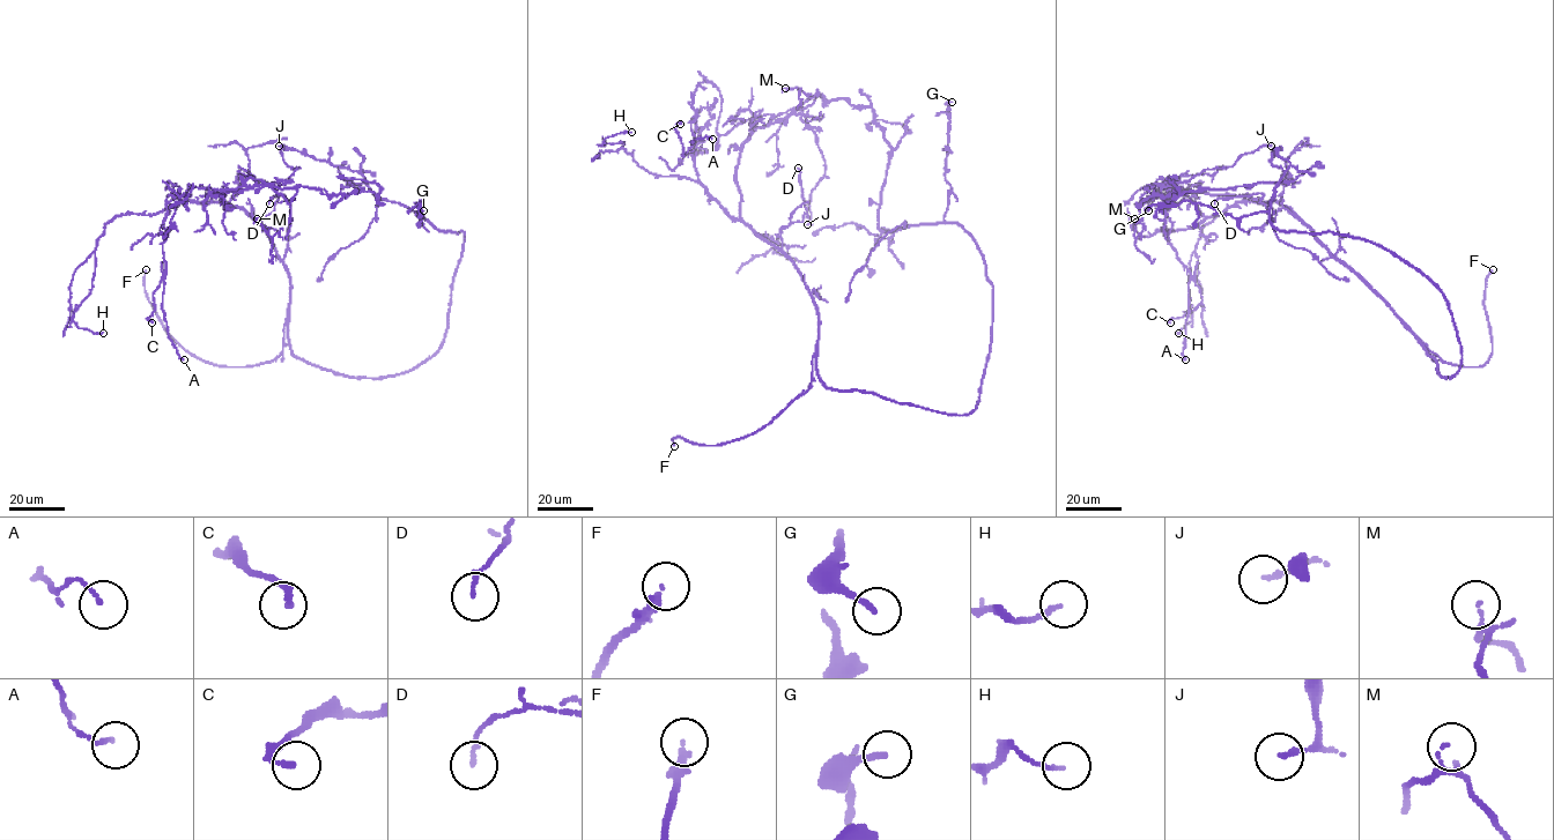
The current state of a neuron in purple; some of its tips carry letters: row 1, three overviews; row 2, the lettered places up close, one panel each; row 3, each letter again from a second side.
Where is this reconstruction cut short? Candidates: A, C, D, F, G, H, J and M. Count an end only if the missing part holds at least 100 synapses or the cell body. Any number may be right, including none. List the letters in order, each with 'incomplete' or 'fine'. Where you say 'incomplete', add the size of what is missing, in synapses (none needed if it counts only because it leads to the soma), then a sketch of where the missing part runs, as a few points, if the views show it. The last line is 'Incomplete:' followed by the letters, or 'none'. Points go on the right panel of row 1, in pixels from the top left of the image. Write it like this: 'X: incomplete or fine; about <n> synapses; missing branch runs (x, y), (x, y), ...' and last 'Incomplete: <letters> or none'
A: fine
C: fine
D: fine
F: incomplete; missing branch runs (1493, 269), (1496, 245), (1474, 199), (1455, 177), (1441, 169), (1415, 162), (1416, 153), (1425, 149), (1455, 154)
G: fine
H: fine
J: fine
M: fine
Incomplete: F

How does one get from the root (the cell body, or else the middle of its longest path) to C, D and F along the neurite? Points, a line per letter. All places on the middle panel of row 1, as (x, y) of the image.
C: (946, 414), (826, 386), (819, 312), (801, 275), (709, 193), (692, 153), (696, 118), (682, 155), (680, 124)
D: (946, 414), (871, 393), (834, 391), (819, 378), (819, 312), (781, 238), (781, 229), (807, 216), (798, 168)
F: (946, 414), (827, 387), (815, 355), (809, 387), (766, 425), (717, 445), (678, 436), (674, 446)

